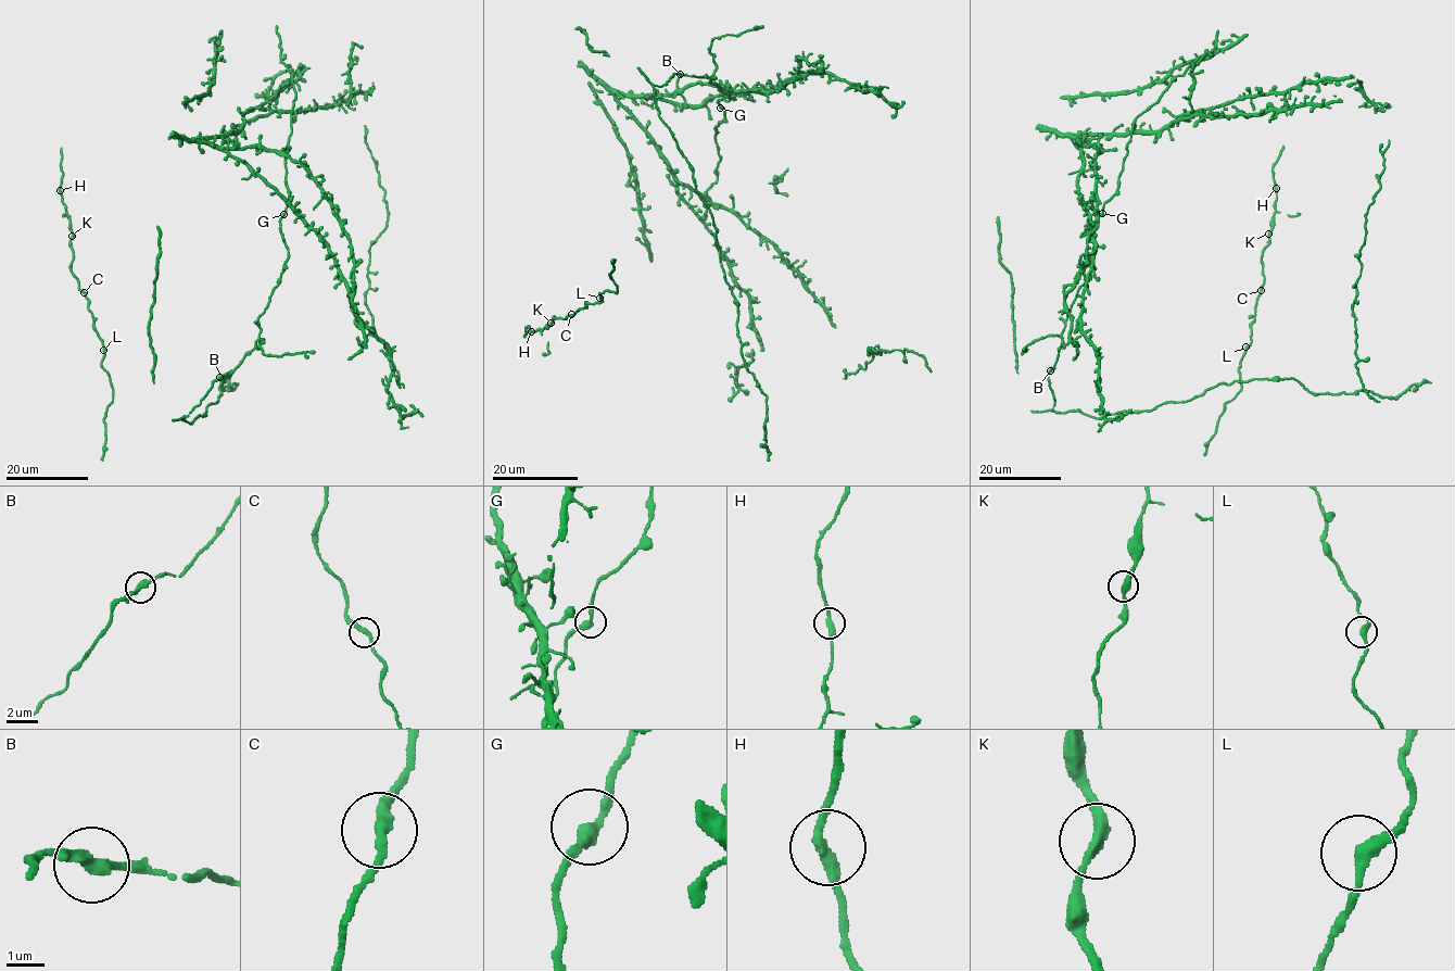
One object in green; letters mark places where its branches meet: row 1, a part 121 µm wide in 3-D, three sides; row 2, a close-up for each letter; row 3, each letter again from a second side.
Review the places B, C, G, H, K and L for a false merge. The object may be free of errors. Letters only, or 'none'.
none

